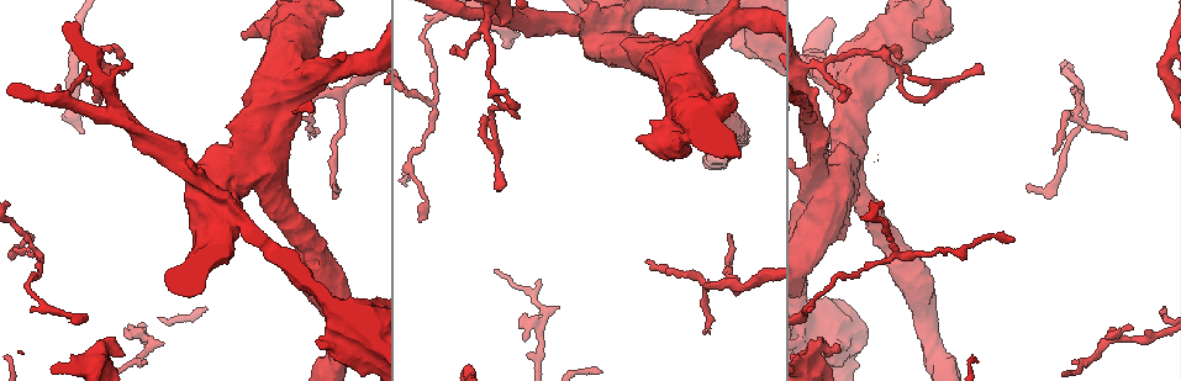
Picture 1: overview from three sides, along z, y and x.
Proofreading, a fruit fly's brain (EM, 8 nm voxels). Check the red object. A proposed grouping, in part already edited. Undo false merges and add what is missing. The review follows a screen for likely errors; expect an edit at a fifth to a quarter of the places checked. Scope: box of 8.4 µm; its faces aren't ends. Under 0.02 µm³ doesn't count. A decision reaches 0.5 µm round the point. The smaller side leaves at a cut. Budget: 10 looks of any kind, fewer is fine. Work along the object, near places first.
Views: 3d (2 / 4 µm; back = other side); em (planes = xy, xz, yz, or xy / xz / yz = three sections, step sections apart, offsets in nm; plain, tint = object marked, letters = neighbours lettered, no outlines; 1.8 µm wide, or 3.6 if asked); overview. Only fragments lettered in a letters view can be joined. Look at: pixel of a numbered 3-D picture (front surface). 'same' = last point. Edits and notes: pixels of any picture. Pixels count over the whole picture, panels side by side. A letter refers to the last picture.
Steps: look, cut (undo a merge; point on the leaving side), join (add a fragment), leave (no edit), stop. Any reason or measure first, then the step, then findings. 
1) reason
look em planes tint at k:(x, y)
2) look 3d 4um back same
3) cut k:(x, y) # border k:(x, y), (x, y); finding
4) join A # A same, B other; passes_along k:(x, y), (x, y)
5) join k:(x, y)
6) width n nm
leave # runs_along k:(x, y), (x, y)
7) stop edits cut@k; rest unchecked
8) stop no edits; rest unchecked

thin end
look em planes letters at 1:(1124, 136)

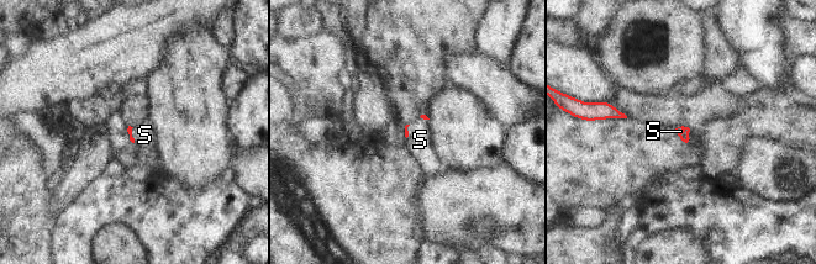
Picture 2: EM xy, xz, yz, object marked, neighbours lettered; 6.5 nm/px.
join 2:(693, 135) # S same; passes_along 2:(684, 136), (688, 135), (693, 135); the neuron continues

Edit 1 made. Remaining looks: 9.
calibre changes
look em 3.6um planes letters at 1:(819, 187)

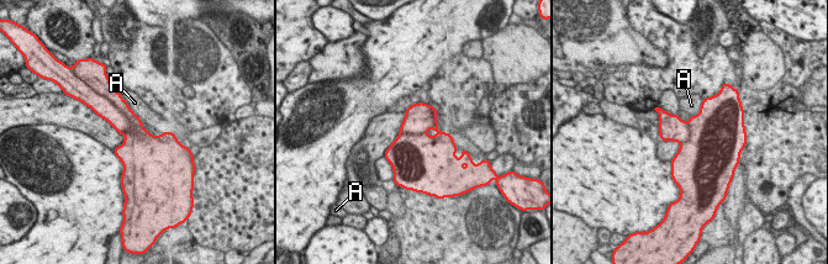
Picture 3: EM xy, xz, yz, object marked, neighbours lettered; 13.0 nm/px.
cut 3:(107, 111) # A other; border 3:(110, 101), (132, 123), (131, 132); two neurons meet here

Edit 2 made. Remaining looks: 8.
redraw
look overview

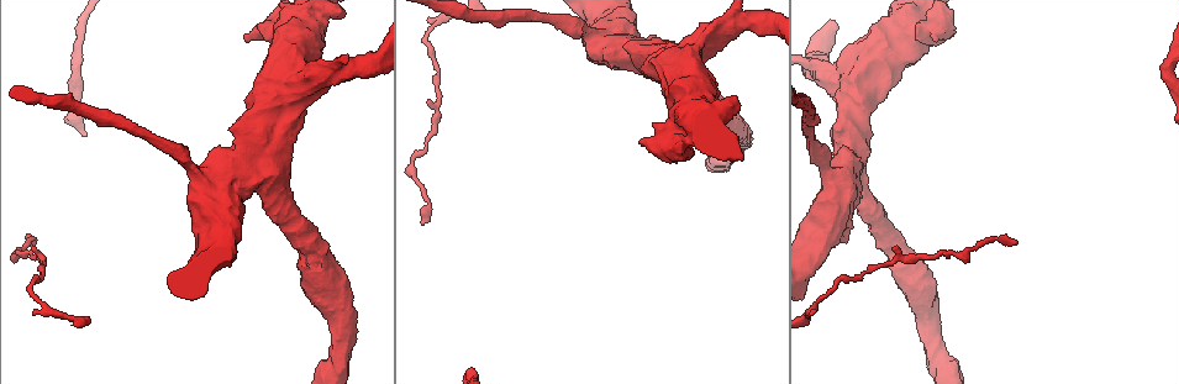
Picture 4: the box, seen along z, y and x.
three arms meet
look 3d 4um at 4:(337, 74)

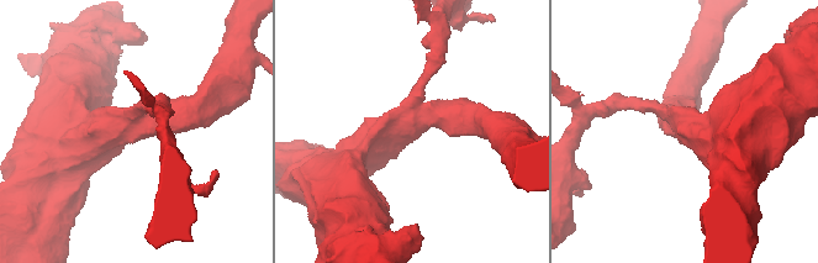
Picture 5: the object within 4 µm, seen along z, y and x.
arms 3; arm_widths 190, 460, 460 nm
look em planes tint at 5:(136, 126)

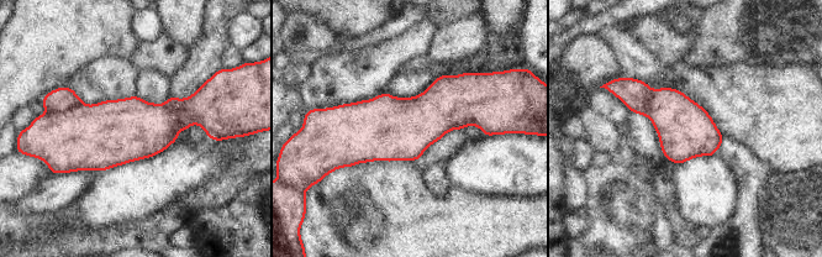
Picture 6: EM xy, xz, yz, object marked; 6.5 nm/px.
look em planes letters same

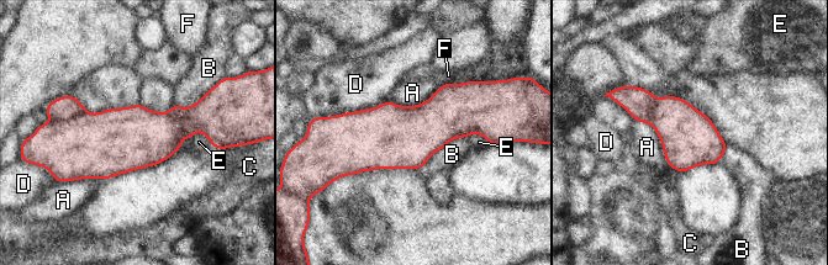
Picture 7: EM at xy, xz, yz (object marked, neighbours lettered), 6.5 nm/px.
longest_contact D 400 nm
leave # A other, B other, C other, D other, E other, F other; border 7:(467, 137), (454, 137), (418, 169); one neuron here

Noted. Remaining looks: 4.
stop edits join@2, cut@3; rest unchecked

